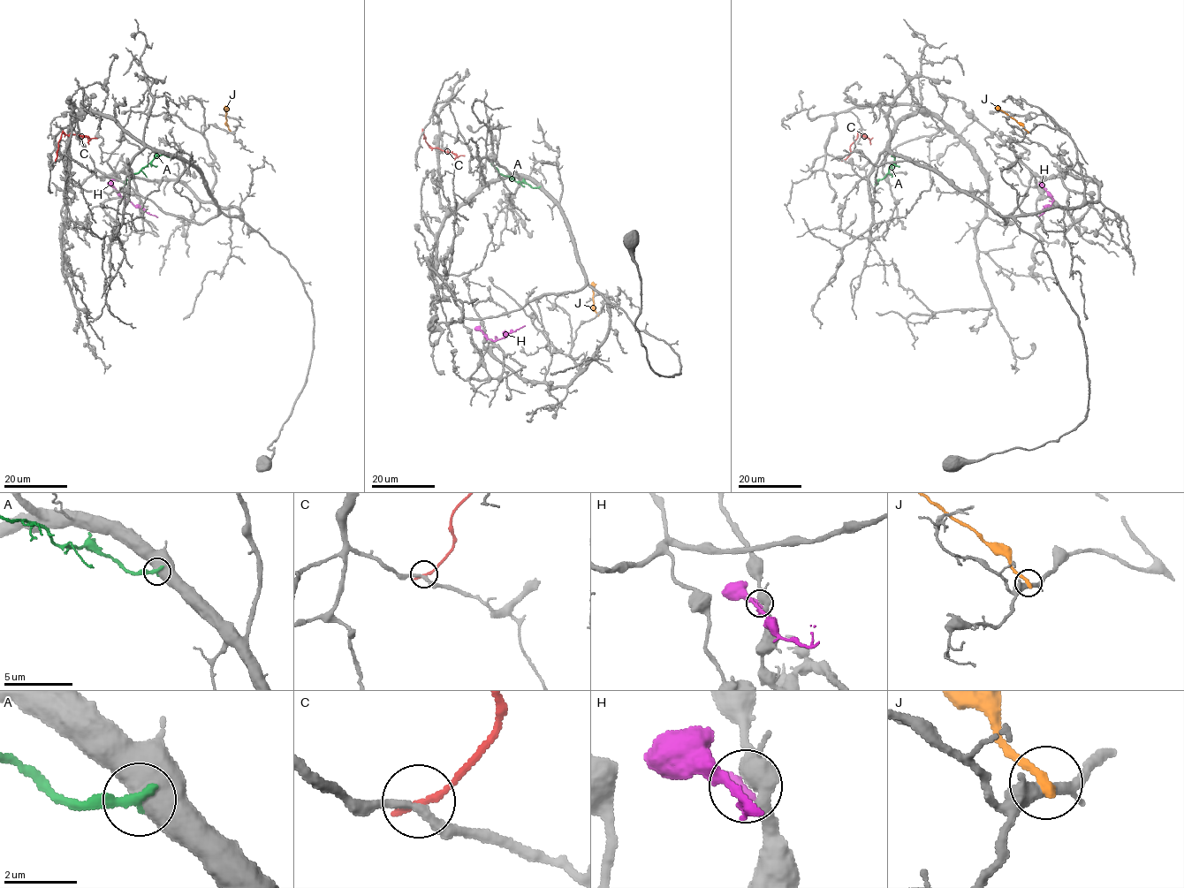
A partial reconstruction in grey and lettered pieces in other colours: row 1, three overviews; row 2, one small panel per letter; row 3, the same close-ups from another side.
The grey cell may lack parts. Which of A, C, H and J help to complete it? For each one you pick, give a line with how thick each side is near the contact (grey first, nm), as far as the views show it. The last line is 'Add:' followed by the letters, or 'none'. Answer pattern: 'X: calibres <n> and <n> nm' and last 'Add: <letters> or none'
H: calibres 460 and 280 nm
Add: H

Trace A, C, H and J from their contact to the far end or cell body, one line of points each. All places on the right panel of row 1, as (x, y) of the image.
A: (900, 156), (895, 155), (887, 173), (875, 185)
C: (844, 159), (851, 153), (851, 144), (859, 132), (869, 138)
H: (1043, 180), (1042, 185), (1054, 200), (1038, 216)
J: (1028, 132), (995, 108)

